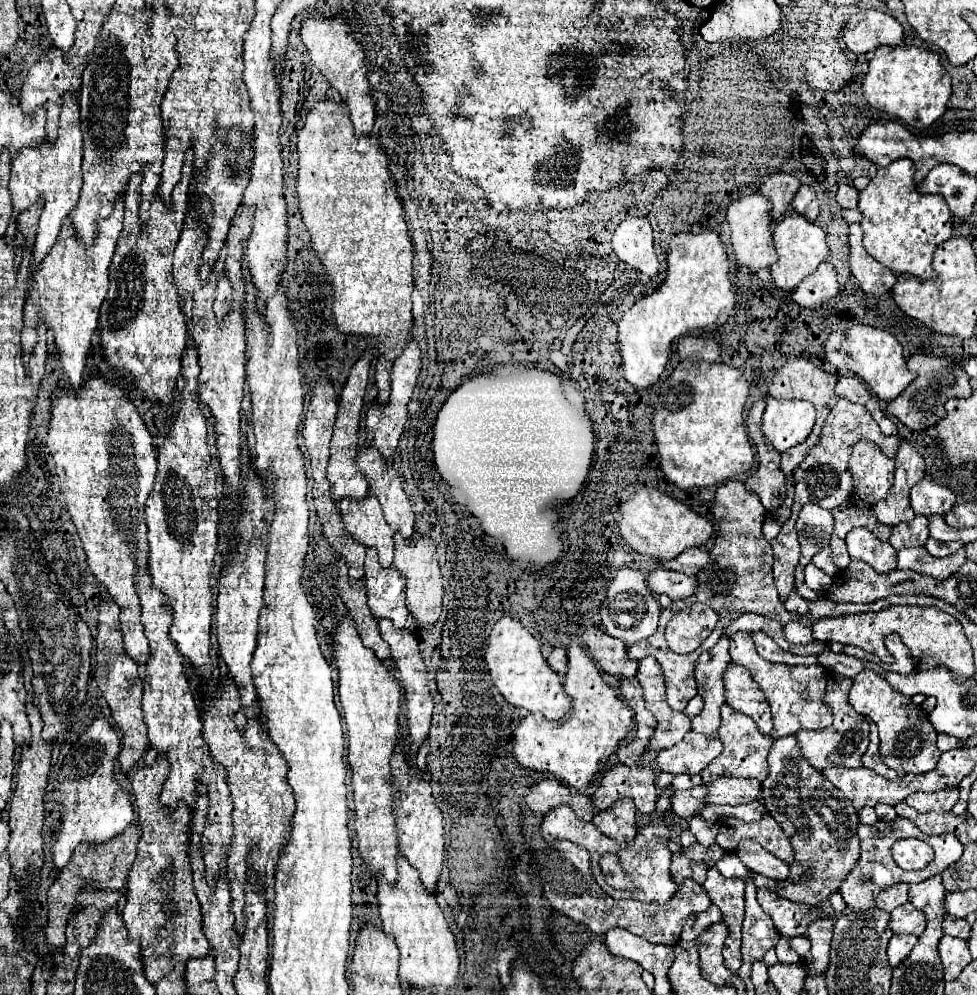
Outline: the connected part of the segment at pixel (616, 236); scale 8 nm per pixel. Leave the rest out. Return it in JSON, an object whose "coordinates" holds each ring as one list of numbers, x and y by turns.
{"coordinates":[[627,217,617,225,613,233,613,251,621,261,651,277,659,271,653,231,645,217]]}

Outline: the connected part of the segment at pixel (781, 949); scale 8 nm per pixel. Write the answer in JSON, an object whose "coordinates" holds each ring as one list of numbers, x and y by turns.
{"coordinates":[[785,937,779,939,775,951,777,951,777,959,779,959,781,963,799,963,799,961,801,961,799,955,797,955,793,949,789,949,789,943,787,943]]}

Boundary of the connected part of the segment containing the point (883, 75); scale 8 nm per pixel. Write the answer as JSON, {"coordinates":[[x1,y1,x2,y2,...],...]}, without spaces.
{"coordinates":[[877,47,869,61,863,93,871,107,895,115,911,127,923,129,937,121,951,97,951,77,943,69,939,55,923,47]]}

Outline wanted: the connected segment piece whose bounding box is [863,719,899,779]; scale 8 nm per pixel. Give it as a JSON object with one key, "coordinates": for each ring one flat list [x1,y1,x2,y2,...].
{"coordinates":[[867,719,867,723,869,723,869,727,871,727,871,733,869,733,871,743,869,743,869,747,867,747,867,753,863,755,863,767,871,769,871,771,875,771,875,773,879,773,879,775,883,775,885,779,899,779,899,773,893,771,893,769,887,769,885,763,879,759,879,737,877,737,877,725,875,725,871,719]]}

